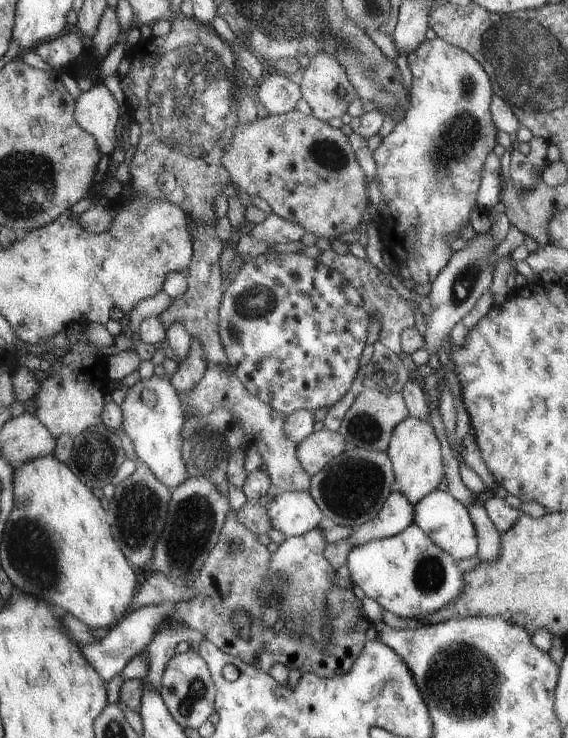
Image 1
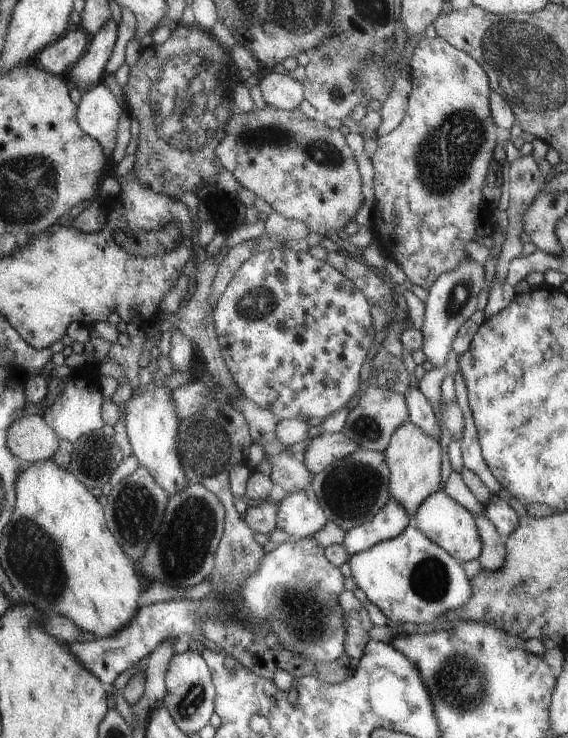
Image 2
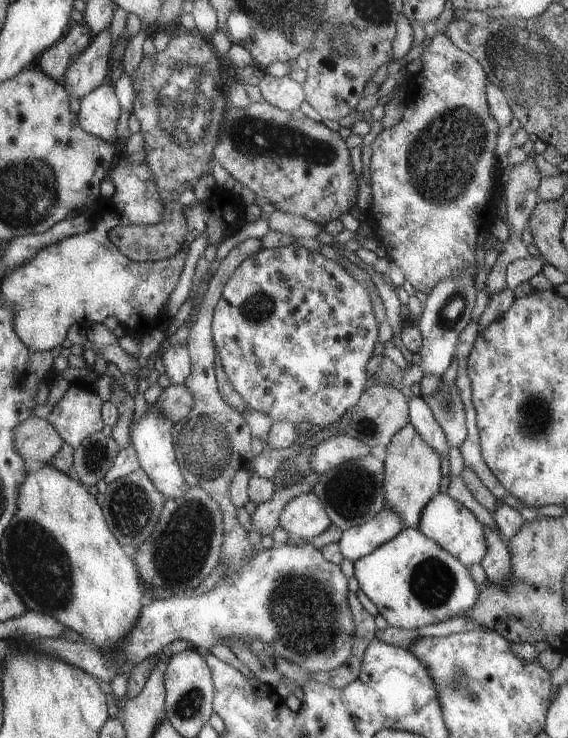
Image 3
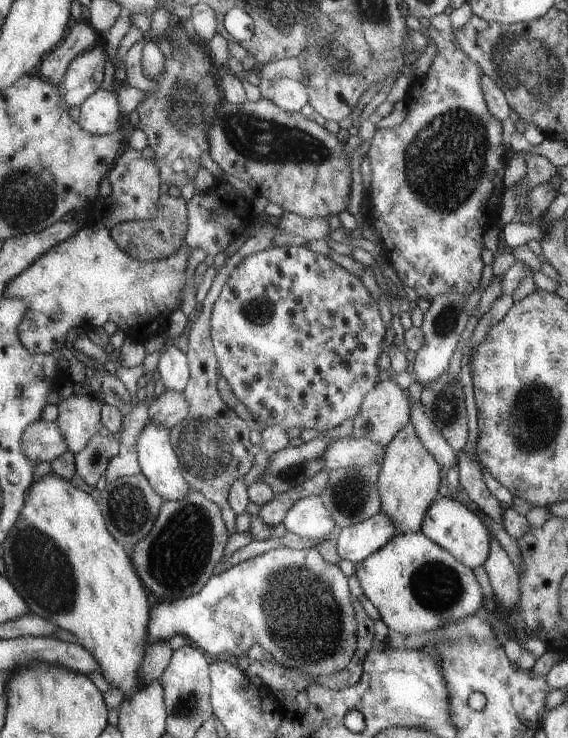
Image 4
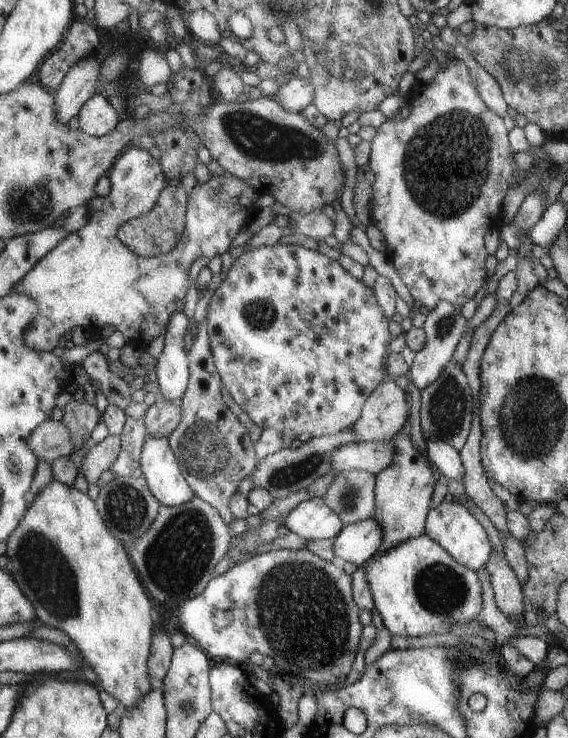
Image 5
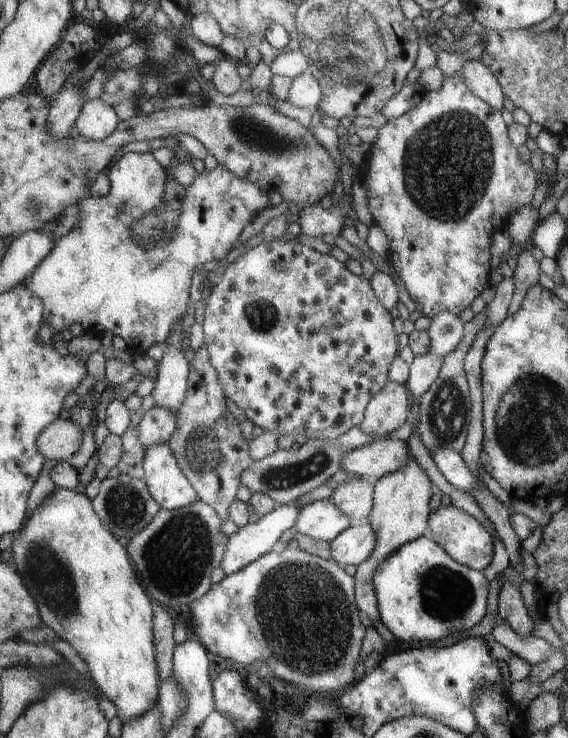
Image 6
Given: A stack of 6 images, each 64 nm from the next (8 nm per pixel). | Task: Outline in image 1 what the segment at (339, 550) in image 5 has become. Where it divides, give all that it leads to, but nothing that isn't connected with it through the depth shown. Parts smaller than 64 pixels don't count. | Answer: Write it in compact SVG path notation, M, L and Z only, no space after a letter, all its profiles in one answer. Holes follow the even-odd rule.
M394 488L376 517L354 528L354 532L348 538L348 544L352 548L356 548L356 546L362 546L370 540L400 534L413 522L414 508L415 506L408 504L404 494Z

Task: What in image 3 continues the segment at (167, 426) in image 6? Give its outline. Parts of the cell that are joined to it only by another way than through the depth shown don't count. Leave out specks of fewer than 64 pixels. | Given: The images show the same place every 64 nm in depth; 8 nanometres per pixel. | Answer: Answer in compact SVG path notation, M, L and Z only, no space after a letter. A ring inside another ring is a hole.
M177 384L163 390L153 405L176 424L176 422L189 417L194 404L196 404L196 400L194 400L192 392L186 388L185 384Z

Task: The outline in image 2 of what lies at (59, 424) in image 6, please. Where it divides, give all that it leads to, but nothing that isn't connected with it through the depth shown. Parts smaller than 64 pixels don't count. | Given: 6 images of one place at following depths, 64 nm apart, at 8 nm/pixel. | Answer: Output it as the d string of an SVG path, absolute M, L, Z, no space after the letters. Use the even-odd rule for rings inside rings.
M26 413L12 422L6 444L16 458L34 463L52 459L61 445L61 439L42 416Z

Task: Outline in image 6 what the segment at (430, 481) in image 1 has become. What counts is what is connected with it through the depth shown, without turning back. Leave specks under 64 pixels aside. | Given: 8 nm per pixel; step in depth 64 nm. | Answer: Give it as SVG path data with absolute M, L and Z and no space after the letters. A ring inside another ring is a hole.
M411 453L402 466L399 466L395 471L384 474L373 483L375 485L373 507L368 517L369 523L377 534L377 541L372 554L357 566L357 571L353 575L356 583L357 605L368 625L377 620L381 621L379 602L373 585L373 574L401 546L420 538L424 534L426 526L429 525L429 514L431 513L428 510L428 500L432 496L432 482Z

